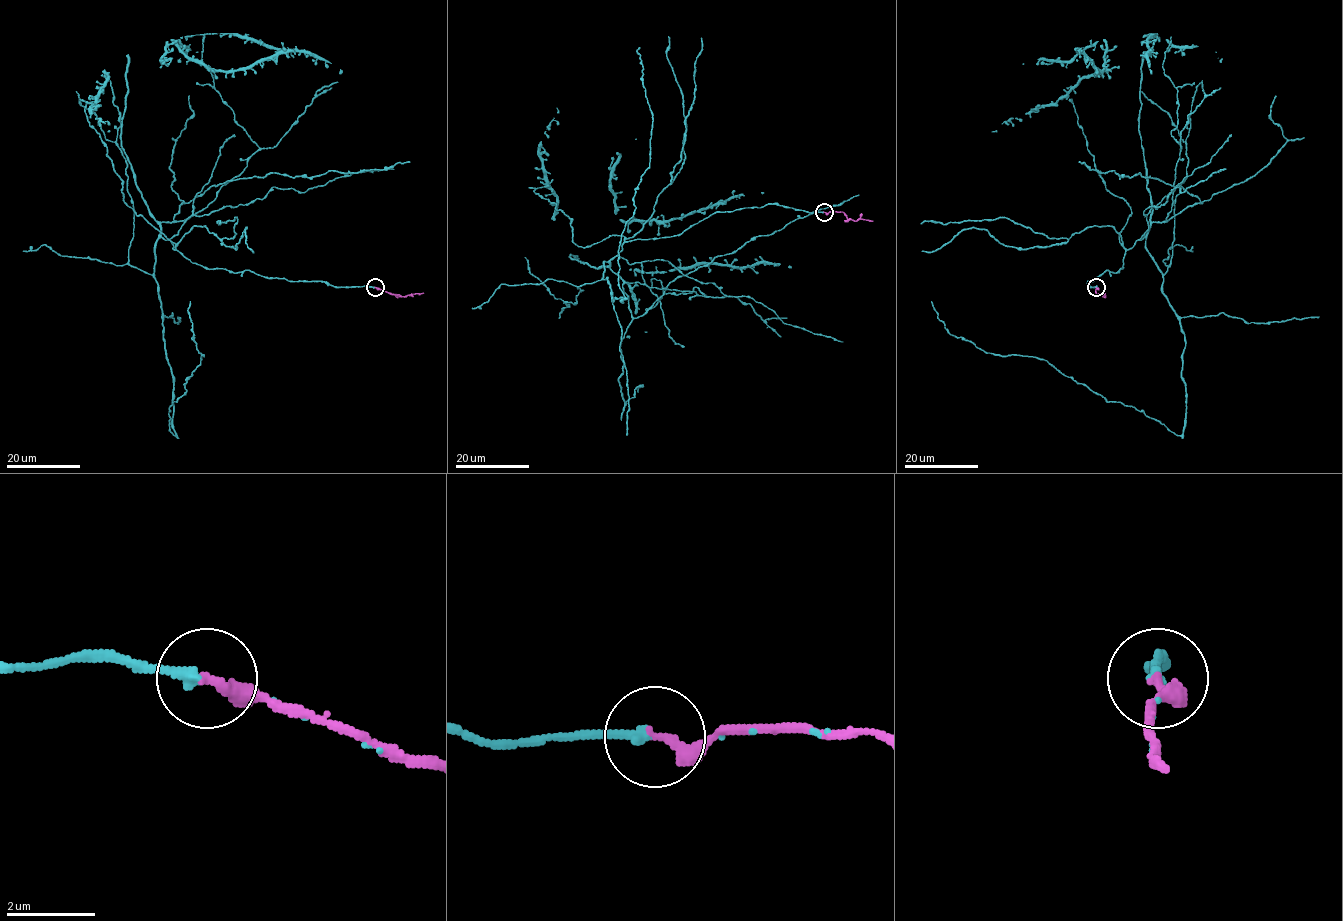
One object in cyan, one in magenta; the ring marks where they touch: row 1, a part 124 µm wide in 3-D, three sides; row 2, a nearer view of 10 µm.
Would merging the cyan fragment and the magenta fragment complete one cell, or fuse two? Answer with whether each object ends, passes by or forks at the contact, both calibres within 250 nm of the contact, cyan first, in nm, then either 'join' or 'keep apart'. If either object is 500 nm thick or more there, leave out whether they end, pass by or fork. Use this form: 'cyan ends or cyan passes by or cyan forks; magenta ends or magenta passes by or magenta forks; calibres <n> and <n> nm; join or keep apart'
cyan ends; magenta ends; calibres 240 and 280 nm; join

